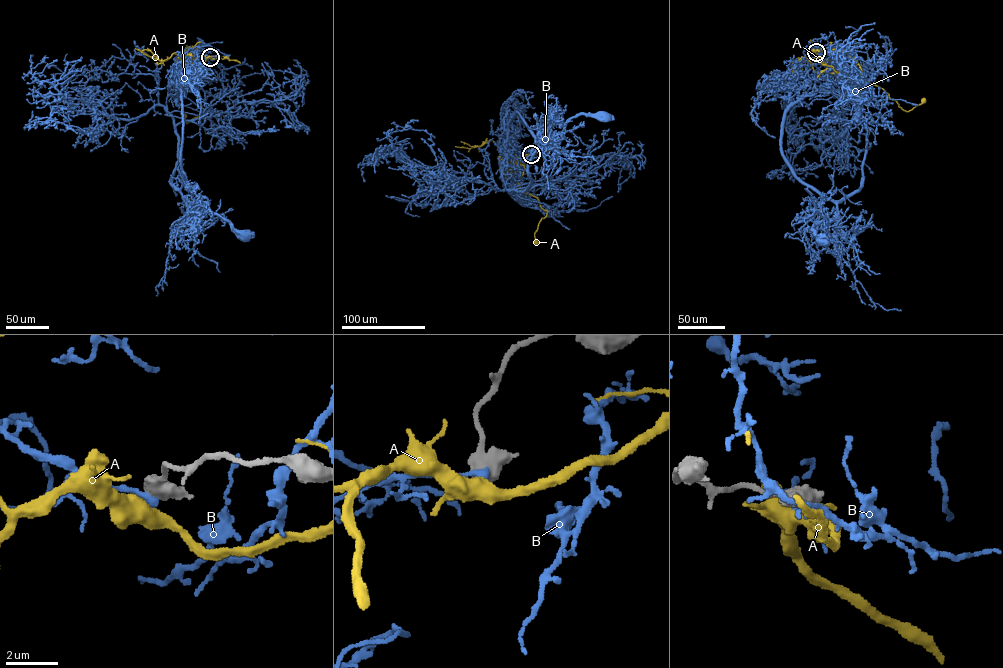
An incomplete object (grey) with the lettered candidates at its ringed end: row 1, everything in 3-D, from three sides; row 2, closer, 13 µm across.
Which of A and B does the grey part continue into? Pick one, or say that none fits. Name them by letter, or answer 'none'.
none

